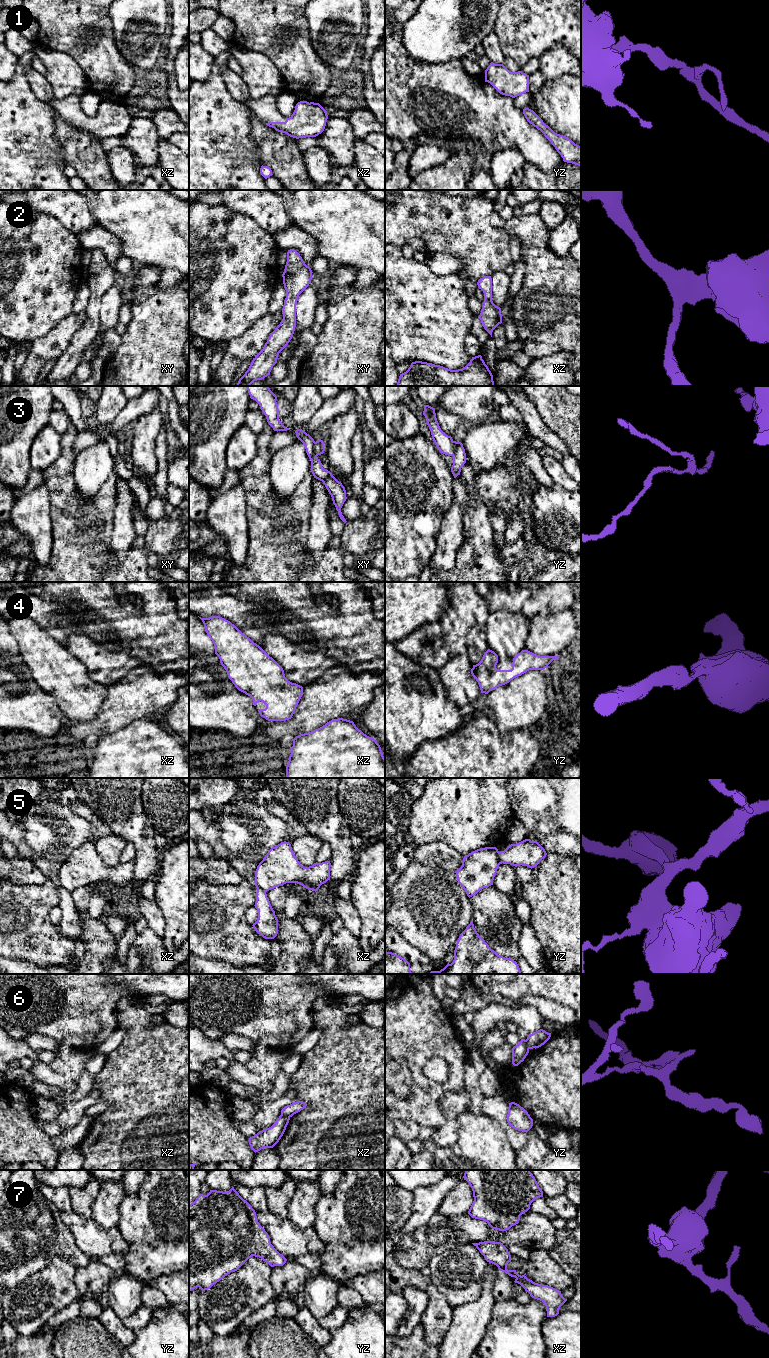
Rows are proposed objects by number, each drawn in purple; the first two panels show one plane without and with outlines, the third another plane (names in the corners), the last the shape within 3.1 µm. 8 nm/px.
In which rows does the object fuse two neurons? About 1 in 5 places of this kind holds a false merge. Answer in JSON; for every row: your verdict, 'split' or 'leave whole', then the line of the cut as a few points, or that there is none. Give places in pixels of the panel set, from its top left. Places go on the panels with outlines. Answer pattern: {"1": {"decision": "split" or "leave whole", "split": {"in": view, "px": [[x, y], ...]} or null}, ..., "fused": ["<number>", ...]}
{"1": {"decision": "leave whole", "split": null}, "2": {"decision": "leave whole", "split": null}, "3": {"decision": "split", "split": {"in": "yz", "px": [[454, 441], [454, 453], [452, 455]]}}, "4": {"decision": "leave whole", "split": null}, "5": {"decision": "split", "split": {"in": "yz", "px": [[498, 851], [498, 861], [500, 863]]}}, "6": {"decision": "split", "split": {"in": "xz", "px": [[281, 1114], [289, 1118]]}}, "7": {"decision": "leave whole", "split": null}, "fused": ["3", "5", "6"]}

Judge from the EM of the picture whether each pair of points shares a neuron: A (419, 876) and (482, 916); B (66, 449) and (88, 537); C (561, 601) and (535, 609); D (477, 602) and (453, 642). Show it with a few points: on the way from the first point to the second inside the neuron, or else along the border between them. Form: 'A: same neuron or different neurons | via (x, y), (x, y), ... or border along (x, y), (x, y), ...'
A: different neurons | border along (468, 898), (472, 919)
B: same neuron | via (65, 471), (65, 500), (72, 515)
C: same neuron | via (555, 601), (543, 601), (541, 603)
D: same neuron | via (476, 612), (474, 621), (463, 632)

